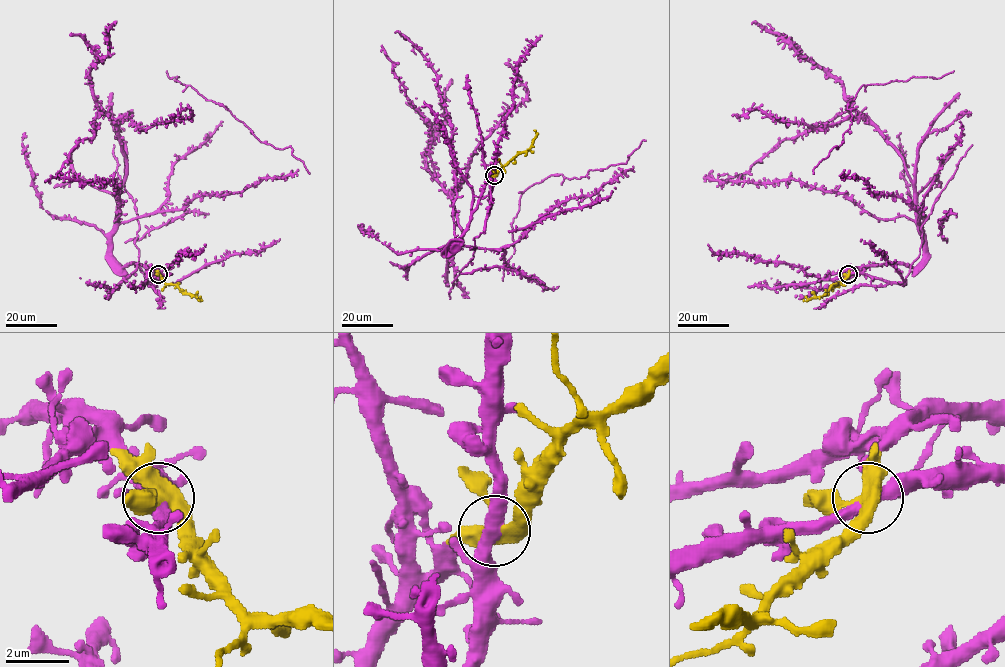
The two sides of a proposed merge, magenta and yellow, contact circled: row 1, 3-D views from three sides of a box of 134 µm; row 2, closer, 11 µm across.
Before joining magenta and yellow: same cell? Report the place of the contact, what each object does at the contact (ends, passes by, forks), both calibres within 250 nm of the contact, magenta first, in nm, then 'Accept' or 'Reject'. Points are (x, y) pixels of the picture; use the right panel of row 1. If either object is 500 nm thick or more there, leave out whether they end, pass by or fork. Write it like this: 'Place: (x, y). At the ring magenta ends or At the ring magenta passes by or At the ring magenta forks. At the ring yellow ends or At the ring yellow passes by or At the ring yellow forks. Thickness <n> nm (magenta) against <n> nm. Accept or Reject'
Place: (848, 274). At the ring magenta passes by. At the ring yellow forks. Thickness 400 nm (magenta) against 400 nm. Accept

